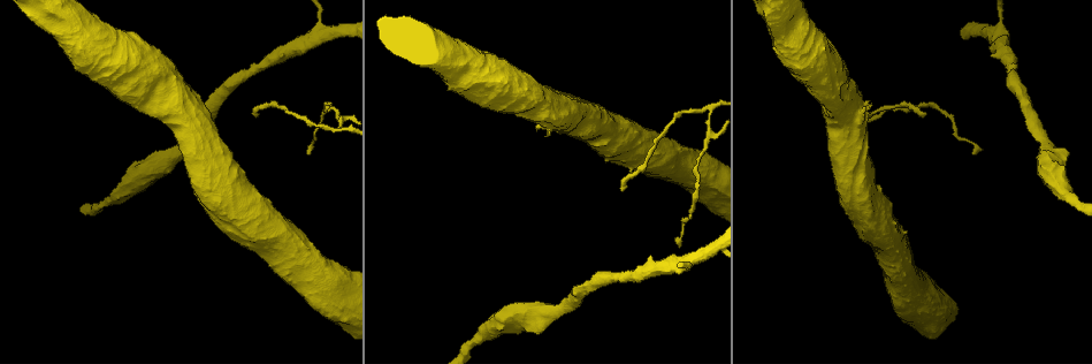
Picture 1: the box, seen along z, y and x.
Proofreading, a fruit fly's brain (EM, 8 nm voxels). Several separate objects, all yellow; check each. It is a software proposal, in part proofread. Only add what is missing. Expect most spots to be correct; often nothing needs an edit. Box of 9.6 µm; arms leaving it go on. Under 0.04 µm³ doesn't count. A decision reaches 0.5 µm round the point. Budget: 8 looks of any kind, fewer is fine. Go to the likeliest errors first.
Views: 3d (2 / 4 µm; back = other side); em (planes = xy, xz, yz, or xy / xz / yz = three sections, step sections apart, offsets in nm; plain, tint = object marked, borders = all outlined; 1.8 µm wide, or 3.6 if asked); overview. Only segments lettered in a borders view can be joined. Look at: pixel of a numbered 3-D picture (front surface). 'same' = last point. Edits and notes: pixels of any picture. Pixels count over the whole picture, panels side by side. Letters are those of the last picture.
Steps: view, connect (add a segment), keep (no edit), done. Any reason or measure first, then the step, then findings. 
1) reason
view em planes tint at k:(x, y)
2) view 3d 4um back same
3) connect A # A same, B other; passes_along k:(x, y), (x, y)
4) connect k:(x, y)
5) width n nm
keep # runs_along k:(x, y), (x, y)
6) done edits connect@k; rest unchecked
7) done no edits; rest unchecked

arms part here
view em yz step 16 borders at 1:(686, 259)

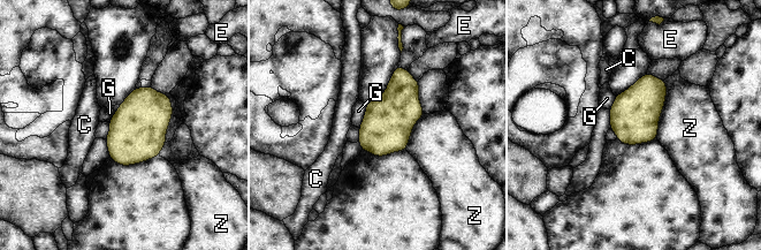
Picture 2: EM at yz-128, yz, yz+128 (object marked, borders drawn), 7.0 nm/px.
width 340 nm
keep # C other, E other, G other, Z other; border 2:(366, 104), (364, 118), (358, 127); none of them fits

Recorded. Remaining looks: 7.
sudden change in width
view em planes tint at 1:(550, 311)

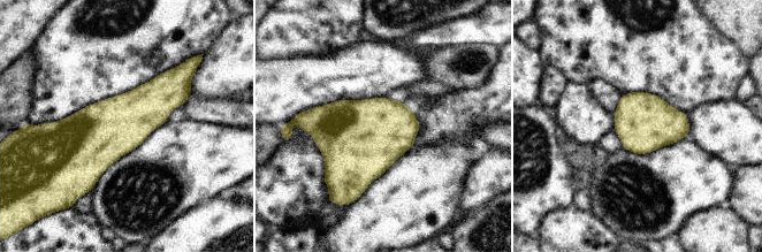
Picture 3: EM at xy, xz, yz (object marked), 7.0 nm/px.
view em planes borders same

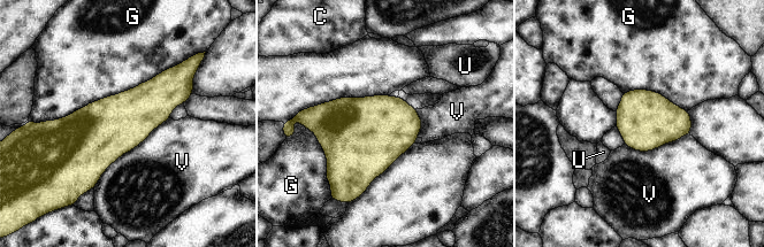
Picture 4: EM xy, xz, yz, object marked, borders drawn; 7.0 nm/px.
keep # C other, G other, U other, V other; border 4:(169, 117), (123, 153), (93, 187); no lettered segment goes on from it

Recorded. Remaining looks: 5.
thick turns thin
view em xz step 16 tint at 1:(1066, 197)

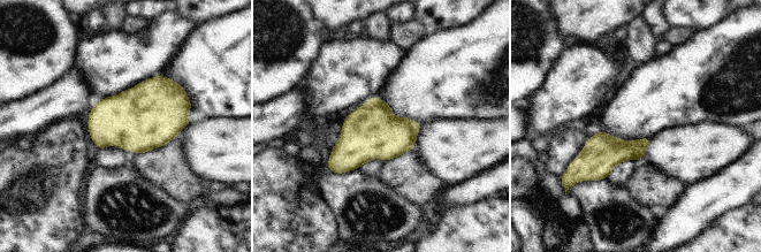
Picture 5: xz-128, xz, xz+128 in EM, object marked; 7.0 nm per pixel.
view em planes tint same

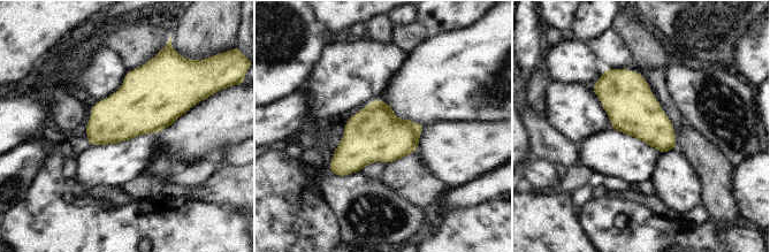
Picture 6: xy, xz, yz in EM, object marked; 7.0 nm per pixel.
see the neighbours
view em planes borders same

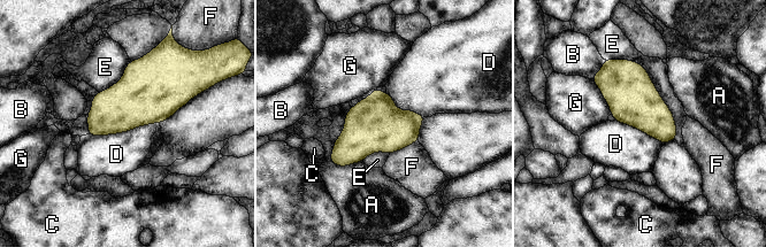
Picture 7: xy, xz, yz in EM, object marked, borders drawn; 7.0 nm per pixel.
width 360 nm
keep # A other, B other, C other, D other, E other, F other, G other; border 7:(159, 122), (122, 132), (87, 134); none of them fits

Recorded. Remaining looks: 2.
done no edits; rest unchecked

